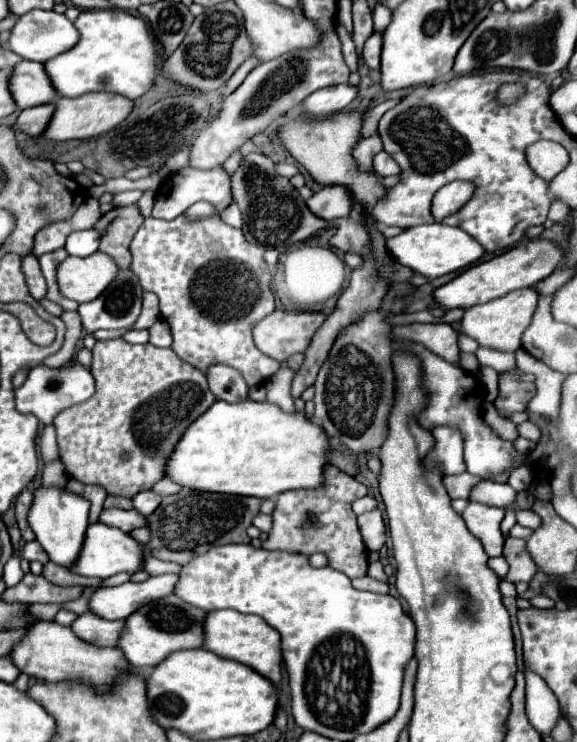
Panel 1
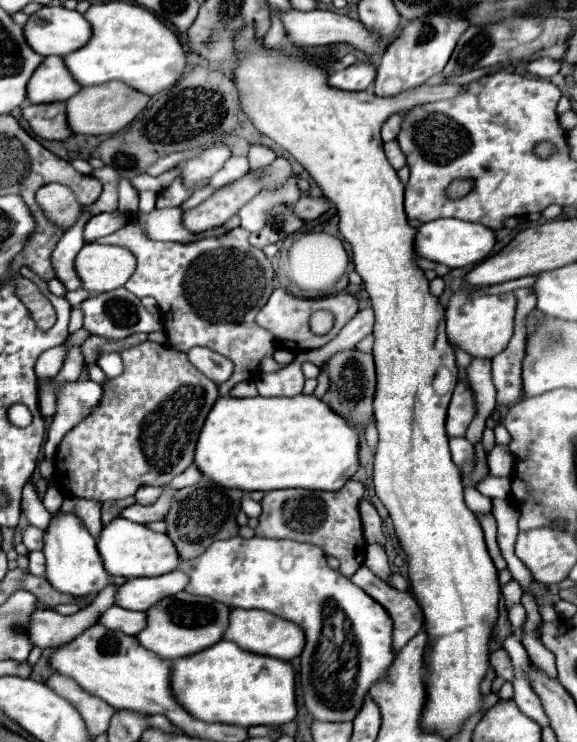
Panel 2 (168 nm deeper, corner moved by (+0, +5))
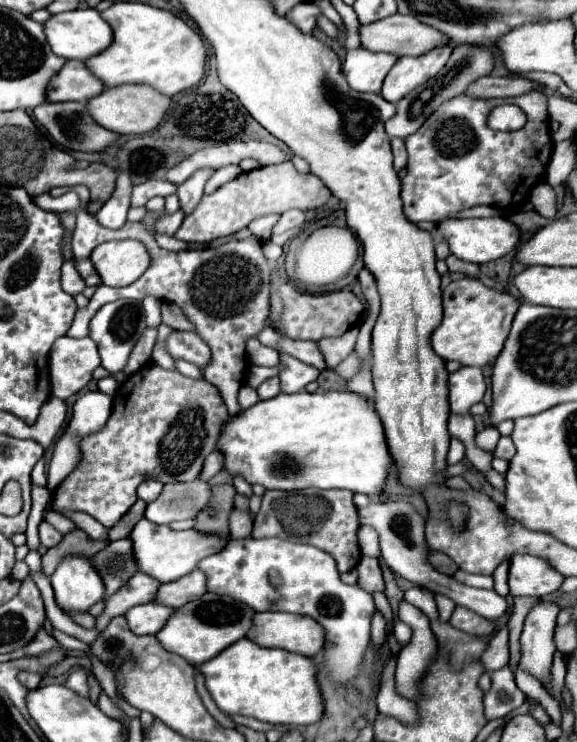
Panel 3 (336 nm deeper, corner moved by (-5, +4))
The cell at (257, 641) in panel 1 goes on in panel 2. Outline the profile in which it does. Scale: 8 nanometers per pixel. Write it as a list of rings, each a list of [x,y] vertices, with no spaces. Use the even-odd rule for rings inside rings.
[[[234,608],[230,612],[230,620],[228,620],[228,628],[222,636],[224,640],[236,642],[242,650],[252,652],[252,654],[260,654],[260,656],[270,656],[270,658],[278,658],[284,662],[290,662],[292,658],[300,656],[302,648],[304,648],[304,634],[302,630],[284,620],[278,618],[266,610],[242,610],[242,608]]]

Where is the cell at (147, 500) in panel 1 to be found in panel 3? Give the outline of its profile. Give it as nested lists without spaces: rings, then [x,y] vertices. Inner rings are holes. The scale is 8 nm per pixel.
[[[147,479],[147,481],[143,481],[143,483],[137,487],[137,495],[139,495],[145,503],[151,503],[151,501],[155,501],[155,499],[159,497],[161,489],[163,489],[163,483],[159,483],[159,481],[155,481],[155,479]]]

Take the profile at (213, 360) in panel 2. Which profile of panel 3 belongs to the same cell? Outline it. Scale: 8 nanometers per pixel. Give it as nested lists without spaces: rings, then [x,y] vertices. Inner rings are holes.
[[[173,329],[165,339],[165,349],[173,359],[185,359],[197,367],[205,367],[211,359],[209,345],[193,331]]]

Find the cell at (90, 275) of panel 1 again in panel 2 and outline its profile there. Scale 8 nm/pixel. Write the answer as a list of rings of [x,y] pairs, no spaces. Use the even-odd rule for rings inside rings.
[[[84,244],[74,260],[82,288],[90,294],[110,292],[126,284],[134,272],[134,256],[122,246]]]

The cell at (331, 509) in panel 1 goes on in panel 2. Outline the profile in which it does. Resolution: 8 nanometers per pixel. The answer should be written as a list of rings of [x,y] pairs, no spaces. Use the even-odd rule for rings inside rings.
[[[348,480],[336,492],[320,490],[272,490],[262,498],[262,516],[256,528],[260,538],[290,538],[296,542],[308,542],[320,546],[326,554],[340,560],[344,576],[352,576],[364,562],[366,540],[362,534],[362,522],[358,514],[358,502],[364,496],[364,486],[358,480]]]

